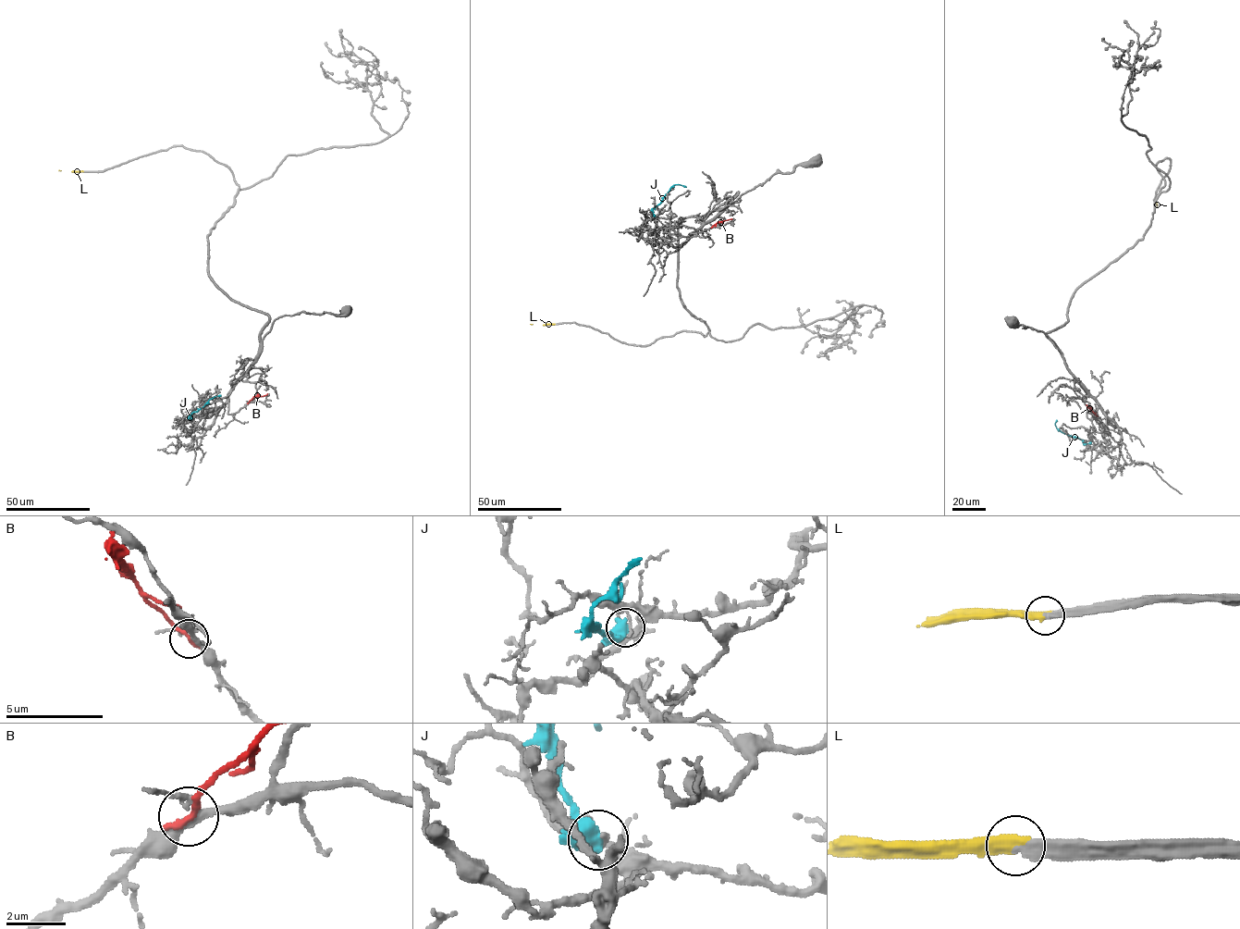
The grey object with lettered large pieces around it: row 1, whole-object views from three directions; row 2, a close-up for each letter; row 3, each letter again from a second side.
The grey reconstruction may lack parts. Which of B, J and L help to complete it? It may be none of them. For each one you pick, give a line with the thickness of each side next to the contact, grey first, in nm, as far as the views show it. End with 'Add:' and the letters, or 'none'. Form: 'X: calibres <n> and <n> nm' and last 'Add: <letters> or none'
L: calibres 400 and 500 nm
Add: L

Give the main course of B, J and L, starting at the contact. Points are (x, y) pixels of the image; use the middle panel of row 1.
B: (712, 227), (731, 218)
J: (655, 216), (653, 208), (670, 187), (678, 184), (686, 187)
L: (554, 324), (530, 324)

